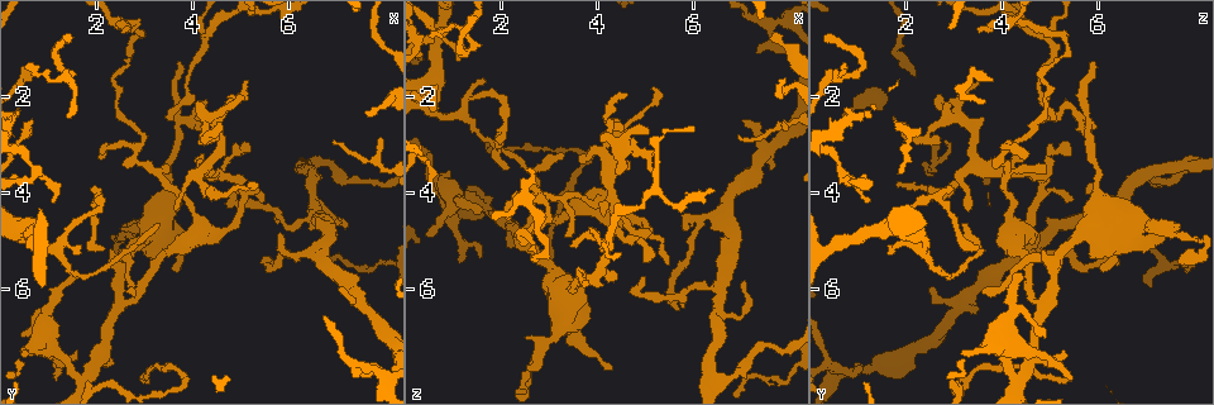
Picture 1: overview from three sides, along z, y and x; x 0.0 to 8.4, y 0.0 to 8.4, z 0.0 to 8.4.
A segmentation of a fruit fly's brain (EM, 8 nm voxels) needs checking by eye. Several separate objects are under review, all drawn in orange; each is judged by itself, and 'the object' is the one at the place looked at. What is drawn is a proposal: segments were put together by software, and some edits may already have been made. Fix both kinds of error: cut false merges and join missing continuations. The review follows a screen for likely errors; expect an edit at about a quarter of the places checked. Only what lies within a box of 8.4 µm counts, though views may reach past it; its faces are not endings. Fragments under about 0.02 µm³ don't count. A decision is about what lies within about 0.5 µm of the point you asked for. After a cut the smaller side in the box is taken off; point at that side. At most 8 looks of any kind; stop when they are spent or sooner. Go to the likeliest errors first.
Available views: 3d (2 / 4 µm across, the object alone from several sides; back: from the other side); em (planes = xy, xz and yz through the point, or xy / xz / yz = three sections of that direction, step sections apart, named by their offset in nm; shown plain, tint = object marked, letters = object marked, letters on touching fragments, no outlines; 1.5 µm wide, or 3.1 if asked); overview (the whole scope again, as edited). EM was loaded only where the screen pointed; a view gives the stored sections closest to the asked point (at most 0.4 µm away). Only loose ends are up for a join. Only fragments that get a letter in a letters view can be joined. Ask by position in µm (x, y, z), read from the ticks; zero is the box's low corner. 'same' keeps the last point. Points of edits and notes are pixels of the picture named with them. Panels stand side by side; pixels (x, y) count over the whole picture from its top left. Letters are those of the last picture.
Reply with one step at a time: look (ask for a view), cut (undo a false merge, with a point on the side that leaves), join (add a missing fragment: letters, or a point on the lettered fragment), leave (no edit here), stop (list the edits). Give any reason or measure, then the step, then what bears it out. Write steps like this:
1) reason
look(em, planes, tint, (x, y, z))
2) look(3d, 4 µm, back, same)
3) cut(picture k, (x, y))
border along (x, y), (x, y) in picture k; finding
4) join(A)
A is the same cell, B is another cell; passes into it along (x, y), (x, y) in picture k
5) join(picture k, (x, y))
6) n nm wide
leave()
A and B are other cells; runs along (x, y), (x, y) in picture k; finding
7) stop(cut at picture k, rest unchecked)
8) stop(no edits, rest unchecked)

an open end
look(em, planes, letters, (3.10, 7.85, 5.50))

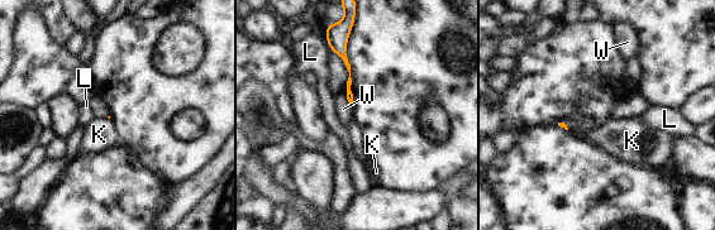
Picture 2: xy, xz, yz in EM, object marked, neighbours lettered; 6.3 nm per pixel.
L touches over 100 nm
leave()
K, L and W are other cells; no lettered fragment goes on from it

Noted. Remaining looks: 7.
sharp bend
look(em, xz, step 4, tint, (4.65, 3.70, 4.70))

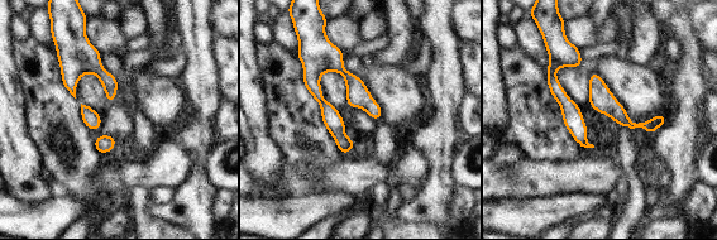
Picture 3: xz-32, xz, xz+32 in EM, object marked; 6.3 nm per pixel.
cut it another way
look(em, planes, letters, same)

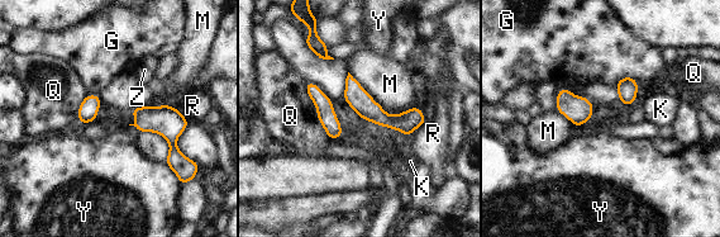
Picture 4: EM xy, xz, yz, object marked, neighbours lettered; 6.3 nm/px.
leave()
G, K, M, Q, R, Y and Z are other cells; one neuron here

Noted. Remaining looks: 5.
branch stops here
look(em, xz, step 4, tint, (2.55, 0.70, 3.50))

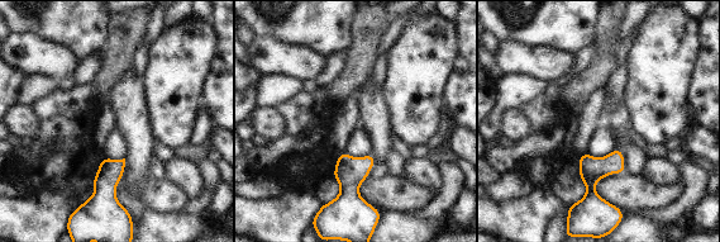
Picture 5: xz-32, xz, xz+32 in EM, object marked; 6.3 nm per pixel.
another direction
look(em, planes, letters, same)

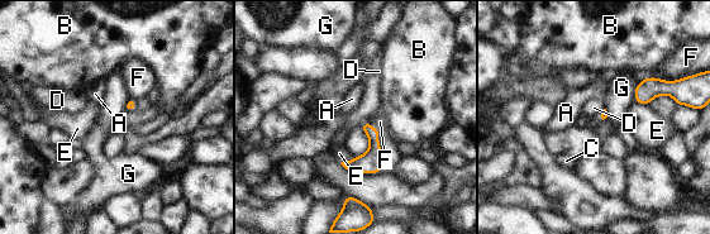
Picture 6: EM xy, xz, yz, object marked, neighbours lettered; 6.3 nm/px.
G touches over 220 nm
leave()
A, B, C, D, E, F and G are other cells; border along (365, 120), (360, 125) in picture 6; none of them fits

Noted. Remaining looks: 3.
branch stops here
look(em, xy, step 4, tint, (7.00, 5.95, 2.60))

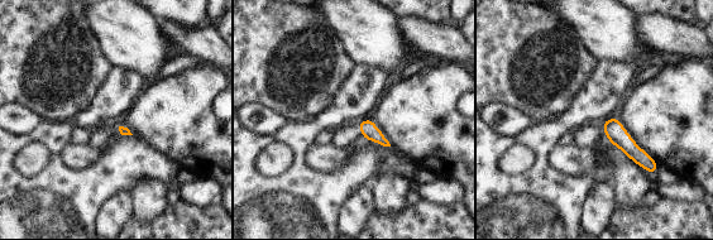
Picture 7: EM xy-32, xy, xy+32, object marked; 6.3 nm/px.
look(em, xy, step 4, letters, same)

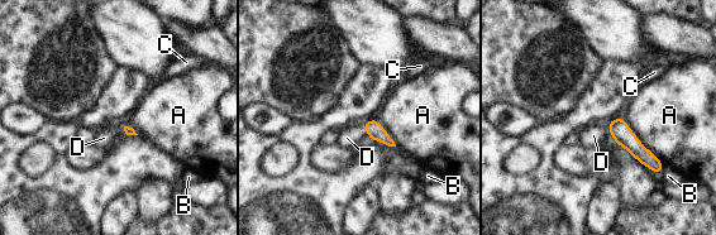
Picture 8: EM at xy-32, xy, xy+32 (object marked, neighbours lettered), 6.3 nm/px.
join(D)
D is the same cell, A, B and C are other cells; the neuron continues

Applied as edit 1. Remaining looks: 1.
stop(join at picture 8, rest unchecked)

